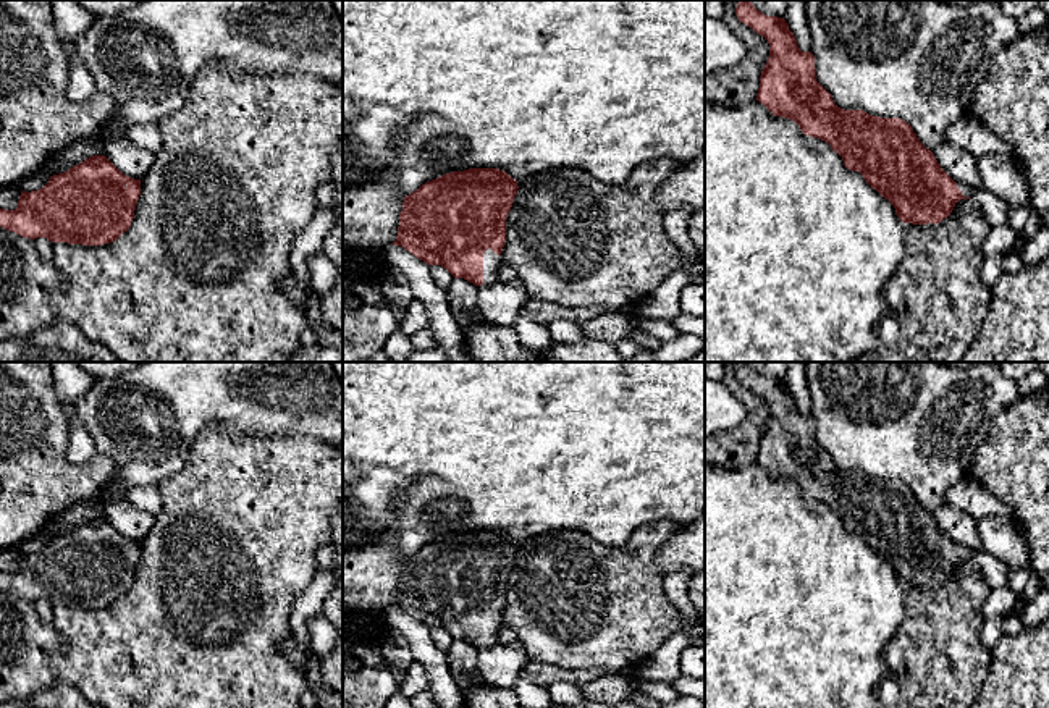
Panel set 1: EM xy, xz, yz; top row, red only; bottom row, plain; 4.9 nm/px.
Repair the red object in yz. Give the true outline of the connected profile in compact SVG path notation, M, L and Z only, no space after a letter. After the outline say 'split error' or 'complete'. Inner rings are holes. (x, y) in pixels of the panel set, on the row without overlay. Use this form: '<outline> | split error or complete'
M740 362L735 377L769 406L756 462L828 504L845 530L860 533L894 567L900 584L937 587L958 563L973 561L991 588L1009 587L1010 569L986 550L954 543L907 483L837 469L816 443L813 415L798 411L784 380L763 377L750 362Z | split error

